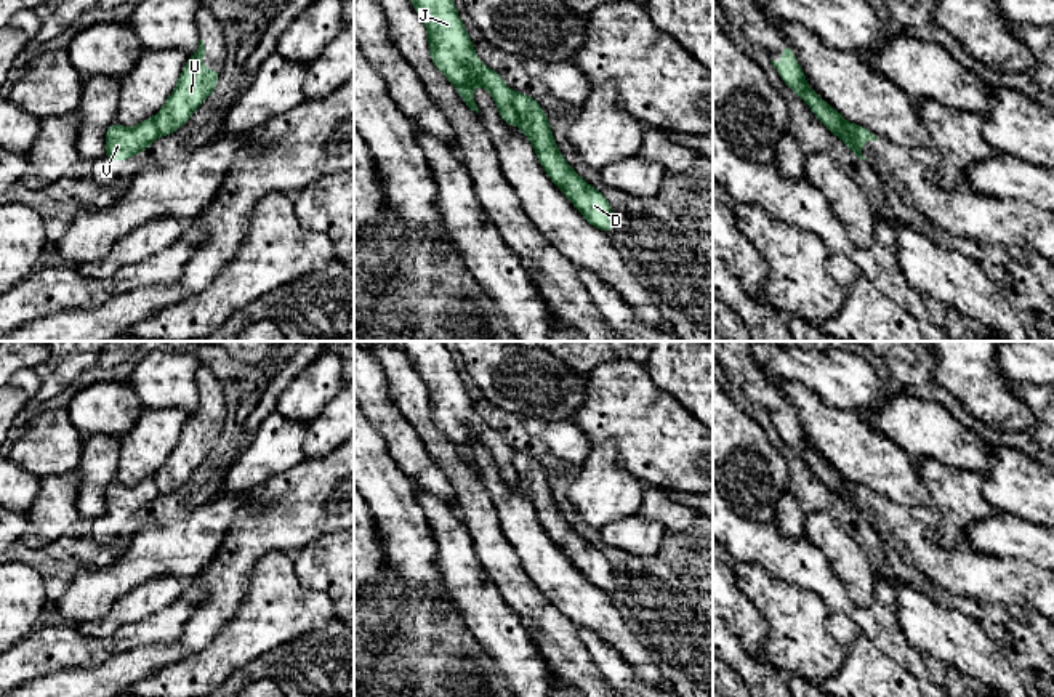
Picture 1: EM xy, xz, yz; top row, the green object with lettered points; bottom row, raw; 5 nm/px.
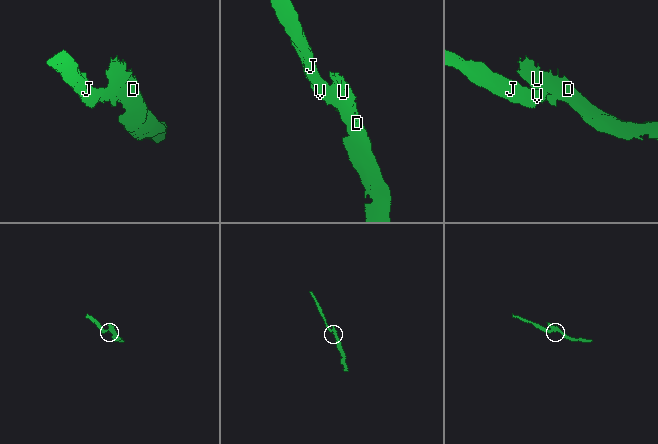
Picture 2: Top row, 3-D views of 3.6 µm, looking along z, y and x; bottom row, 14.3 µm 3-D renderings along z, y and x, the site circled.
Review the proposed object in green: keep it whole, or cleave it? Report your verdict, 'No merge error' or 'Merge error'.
Merge error

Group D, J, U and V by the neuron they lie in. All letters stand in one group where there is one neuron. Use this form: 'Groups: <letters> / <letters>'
Groups: D U / J V

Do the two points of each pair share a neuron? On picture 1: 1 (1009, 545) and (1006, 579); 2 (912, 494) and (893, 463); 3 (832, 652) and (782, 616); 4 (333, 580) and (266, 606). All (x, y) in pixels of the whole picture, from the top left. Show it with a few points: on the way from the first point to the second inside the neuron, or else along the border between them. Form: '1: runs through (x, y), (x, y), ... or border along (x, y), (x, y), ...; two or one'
1: border along (971, 548), (981, 553), (1024, 558), (1037, 566); two
2: runs through (905, 486), (893, 471); one
3: runs through (819, 652), (795, 628); one
4: border along (292, 558), (295, 577), (324, 592), (335, 616); two

